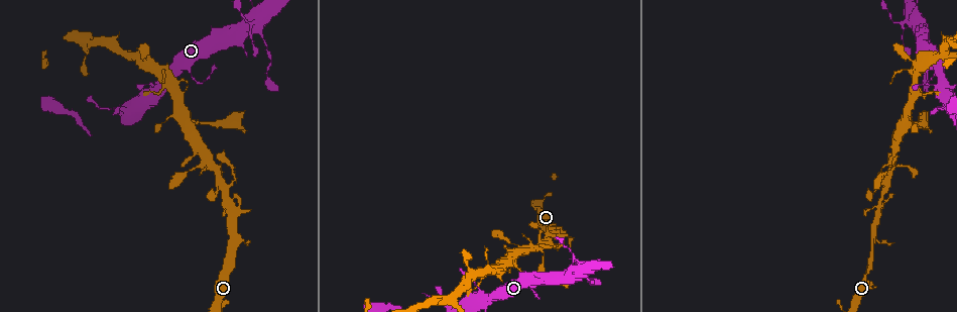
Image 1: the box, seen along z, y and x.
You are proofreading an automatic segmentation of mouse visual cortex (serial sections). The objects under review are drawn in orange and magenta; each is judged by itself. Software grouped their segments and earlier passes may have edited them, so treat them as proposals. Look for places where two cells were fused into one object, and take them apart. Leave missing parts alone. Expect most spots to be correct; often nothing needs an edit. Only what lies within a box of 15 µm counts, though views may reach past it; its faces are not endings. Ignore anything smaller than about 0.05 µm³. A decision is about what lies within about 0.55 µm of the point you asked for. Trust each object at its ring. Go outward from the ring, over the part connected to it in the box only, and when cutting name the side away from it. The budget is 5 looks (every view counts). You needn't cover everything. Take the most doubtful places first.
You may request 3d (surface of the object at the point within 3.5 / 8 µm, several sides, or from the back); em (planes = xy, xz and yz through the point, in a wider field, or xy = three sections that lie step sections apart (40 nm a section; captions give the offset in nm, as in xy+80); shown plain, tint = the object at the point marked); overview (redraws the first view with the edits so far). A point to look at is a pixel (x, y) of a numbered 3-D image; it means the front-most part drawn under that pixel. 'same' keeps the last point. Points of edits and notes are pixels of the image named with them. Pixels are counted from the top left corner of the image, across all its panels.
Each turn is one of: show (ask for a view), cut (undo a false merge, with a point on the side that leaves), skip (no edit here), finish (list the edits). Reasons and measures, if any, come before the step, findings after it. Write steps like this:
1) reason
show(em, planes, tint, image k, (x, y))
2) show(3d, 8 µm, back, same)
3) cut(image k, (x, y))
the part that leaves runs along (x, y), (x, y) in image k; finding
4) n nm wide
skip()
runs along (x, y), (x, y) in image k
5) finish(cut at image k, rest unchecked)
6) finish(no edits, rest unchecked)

narrows sharply
show(3d, 3.5 µm, image 1, (548, 241))

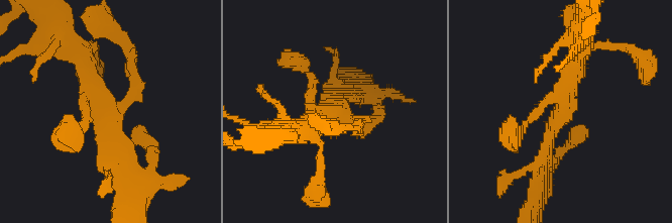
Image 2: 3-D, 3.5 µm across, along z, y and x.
4 arms; arms of 100, 150, 250, 250 nm; need the tissue
show(em, xy, step 2, tint, image 2, (561, 112))

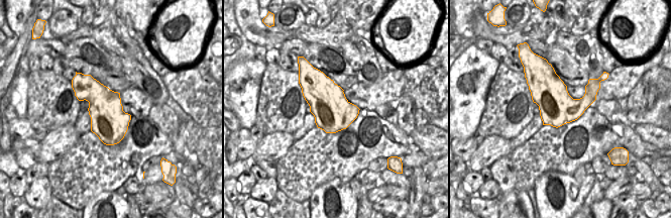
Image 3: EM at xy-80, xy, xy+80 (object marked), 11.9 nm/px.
skip()
runs along (131, 173), (85, 58) in image 2; one cell here

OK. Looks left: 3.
three arms meet
show(3d, 3.5 µm, image 1, (484, 299))

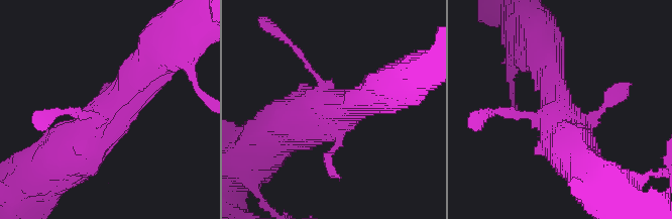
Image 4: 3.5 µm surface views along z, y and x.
show(em, xy, step 5, tint, image 4, (334, 109))

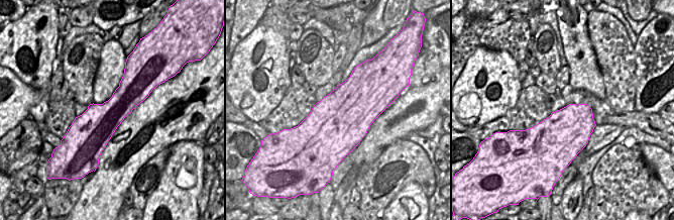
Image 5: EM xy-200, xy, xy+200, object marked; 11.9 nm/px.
skip()
runs along (147, 62), (110, 111), (58, 157) in image 4; continuous, no second cell

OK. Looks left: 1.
finish(no edits, rest unchecked)

